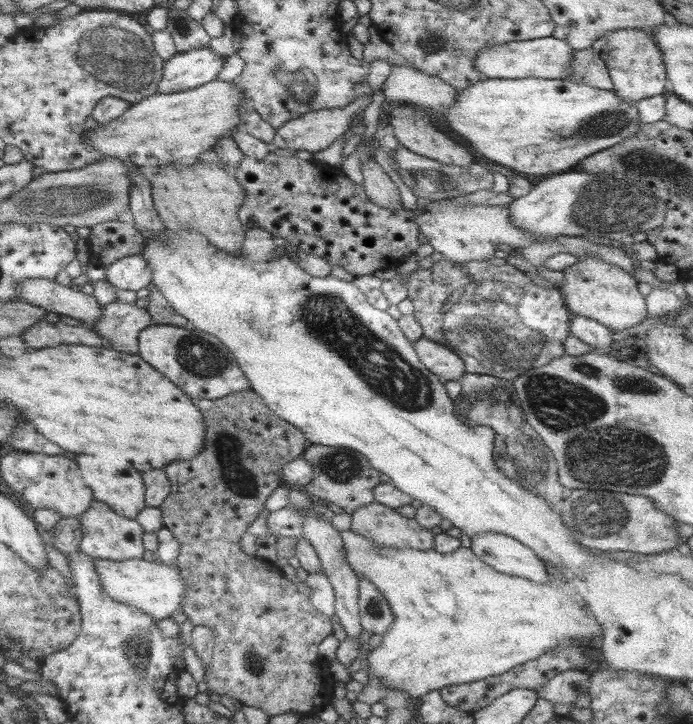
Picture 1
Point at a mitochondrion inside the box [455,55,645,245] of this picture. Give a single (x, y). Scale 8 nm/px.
(590, 130)

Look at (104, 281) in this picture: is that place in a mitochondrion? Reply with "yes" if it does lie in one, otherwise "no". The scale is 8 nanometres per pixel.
no

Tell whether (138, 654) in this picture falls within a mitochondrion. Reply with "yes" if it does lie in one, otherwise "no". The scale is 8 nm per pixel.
yes

